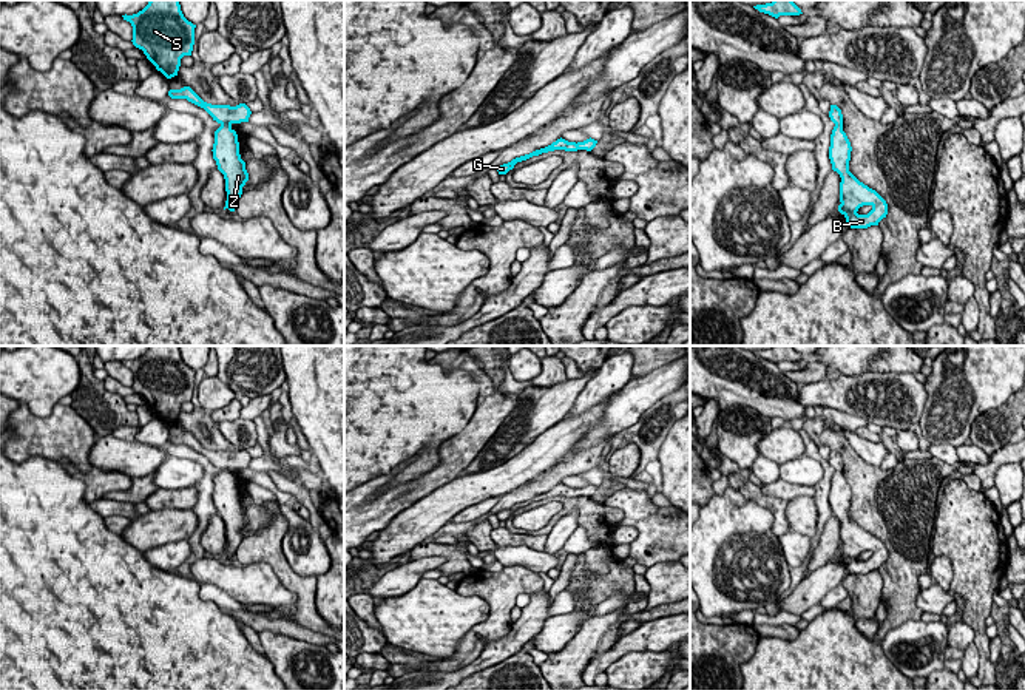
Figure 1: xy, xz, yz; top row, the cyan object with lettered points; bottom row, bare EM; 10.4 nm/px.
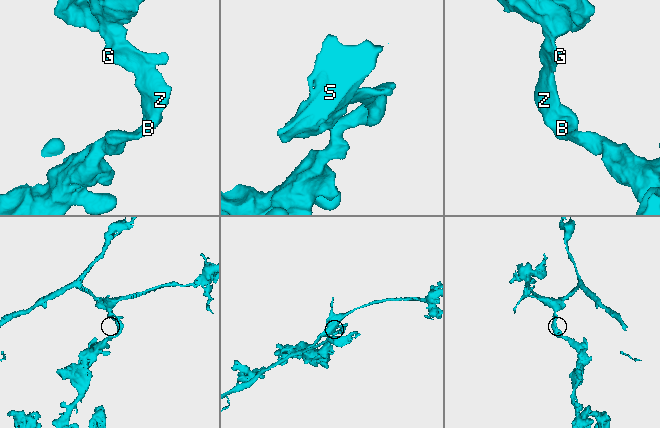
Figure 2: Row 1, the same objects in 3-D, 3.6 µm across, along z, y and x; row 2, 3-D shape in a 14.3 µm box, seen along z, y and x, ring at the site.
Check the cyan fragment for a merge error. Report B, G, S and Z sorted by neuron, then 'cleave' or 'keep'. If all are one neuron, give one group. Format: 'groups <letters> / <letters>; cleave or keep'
groups B Z / G S; cleave

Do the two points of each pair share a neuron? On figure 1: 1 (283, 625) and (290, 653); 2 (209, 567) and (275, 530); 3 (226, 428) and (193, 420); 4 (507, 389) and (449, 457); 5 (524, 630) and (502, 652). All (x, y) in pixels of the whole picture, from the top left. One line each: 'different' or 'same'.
1: different
2: different
3: different
4: different
5: same

